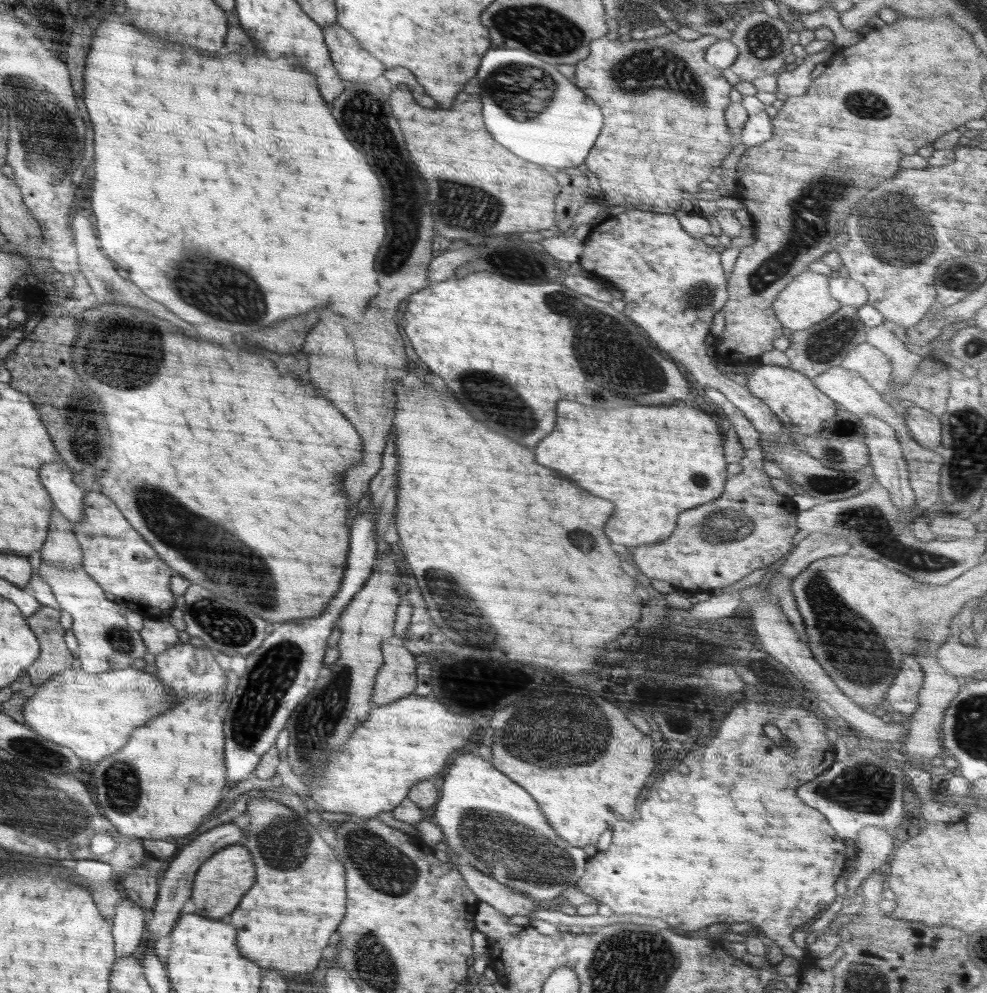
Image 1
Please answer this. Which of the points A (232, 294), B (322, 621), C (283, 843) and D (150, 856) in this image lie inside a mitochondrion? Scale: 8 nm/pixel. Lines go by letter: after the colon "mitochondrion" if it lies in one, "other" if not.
A: mitochondrion
B: other
C: mitochondrion
D: other

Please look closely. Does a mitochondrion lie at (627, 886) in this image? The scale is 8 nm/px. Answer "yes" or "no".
no

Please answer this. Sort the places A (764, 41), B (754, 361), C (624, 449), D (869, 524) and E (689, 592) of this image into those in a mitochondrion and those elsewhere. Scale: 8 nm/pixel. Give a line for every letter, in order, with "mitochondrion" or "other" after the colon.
A: mitochondrion
B: other
C: other
D: mitochondrion
E: other

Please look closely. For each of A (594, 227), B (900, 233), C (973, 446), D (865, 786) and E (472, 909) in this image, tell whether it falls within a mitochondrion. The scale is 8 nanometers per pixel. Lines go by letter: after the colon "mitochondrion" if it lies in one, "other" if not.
A: other
B: mitochondrion
C: mitochondrion
D: mitochondrion
E: other

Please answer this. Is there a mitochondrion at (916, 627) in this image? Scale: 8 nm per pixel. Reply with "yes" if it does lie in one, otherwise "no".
no

